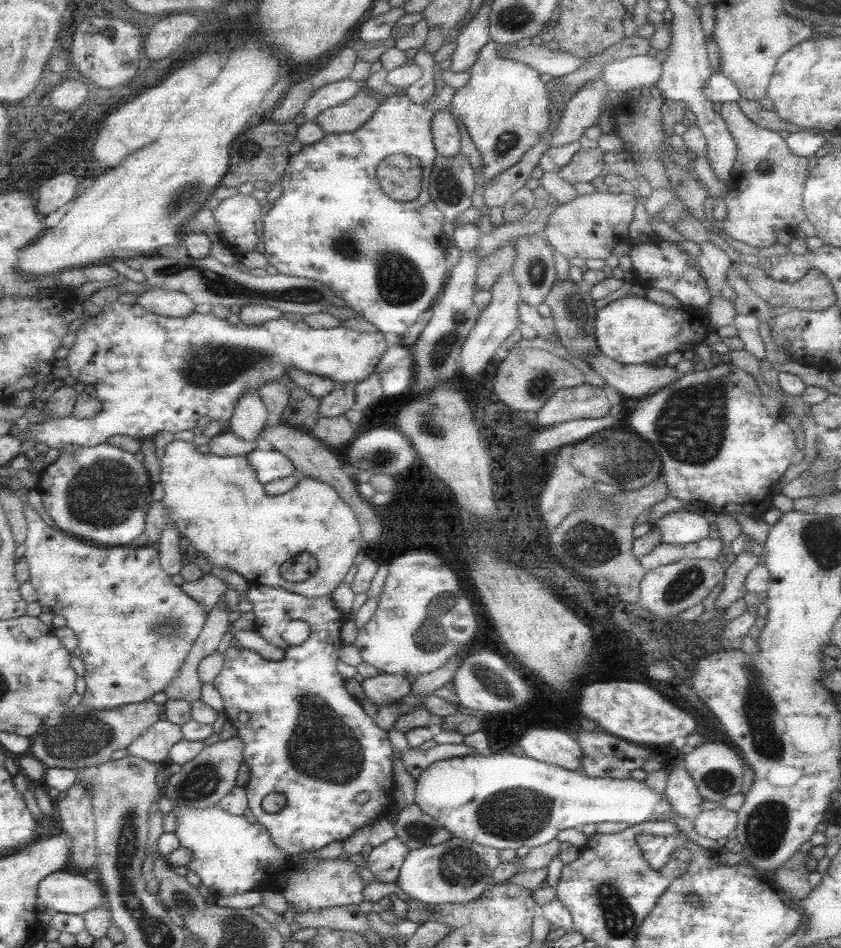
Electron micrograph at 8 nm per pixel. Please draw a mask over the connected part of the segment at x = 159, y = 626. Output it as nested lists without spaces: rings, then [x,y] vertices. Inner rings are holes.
[[[23,502],[22,511],[26,522],[26,537],[22,542],[23,546],[25,546],[25,553],[22,558],[25,559],[25,565],[27,565],[27,571],[29,571],[28,581],[35,591],[36,601],[43,609],[49,610],[53,614],[61,614],[65,619],[65,626],[70,628],[77,638],[79,656],[84,664],[83,677],[85,681],[85,692],[81,695],[80,704],[96,711],[107,710],[125,704],[148,701],[155,693],[162,692],[167,683],[176,675],[181,663],[187,656],[188,650],[203,626],[206,613],[200,607],[200,604],[189,598],[179,588],[179,585],[175,585],[171,581],[171,577],[161,570],[154,546],[96,546],[46,525],[41,520],[41,517],[27,505],[27,502]]]

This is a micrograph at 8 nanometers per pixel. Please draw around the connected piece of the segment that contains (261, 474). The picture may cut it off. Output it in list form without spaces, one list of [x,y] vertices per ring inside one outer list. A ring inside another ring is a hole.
[[[253,450],[246,454],[245,460],[261,485],[290,476],[295,472],[291,462],[273,450]]]

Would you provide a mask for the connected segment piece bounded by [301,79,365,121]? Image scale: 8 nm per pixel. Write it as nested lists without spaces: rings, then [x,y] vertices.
[[[344,79],[315,89],[303,105],[301,113],[304,120],[313,121],[316,114],[353,98],[357,95],[359,88],[363,87],[365,87],[364,82]]]

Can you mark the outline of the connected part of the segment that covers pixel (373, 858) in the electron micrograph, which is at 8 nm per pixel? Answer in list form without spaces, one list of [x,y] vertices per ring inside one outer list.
[[[397,837],[390,838],[364,853],[364,864],[379,882],[395,882],[399,867],[407,854],[408,848]]]

